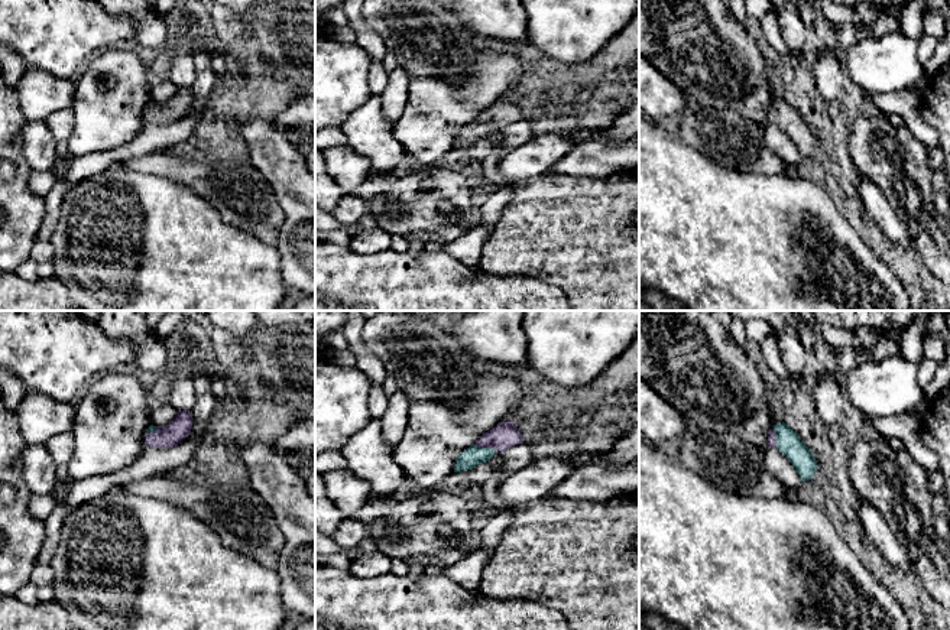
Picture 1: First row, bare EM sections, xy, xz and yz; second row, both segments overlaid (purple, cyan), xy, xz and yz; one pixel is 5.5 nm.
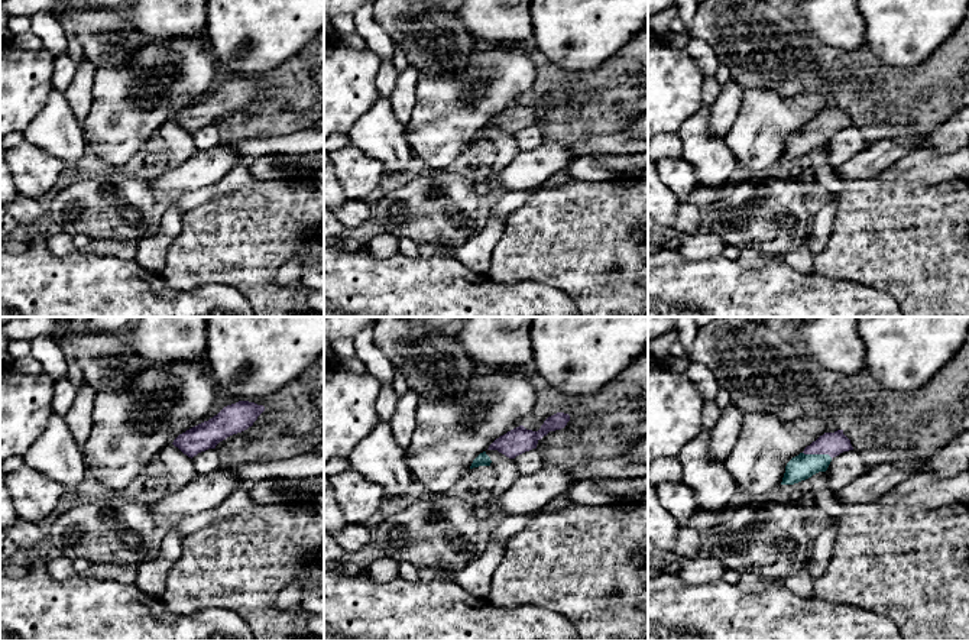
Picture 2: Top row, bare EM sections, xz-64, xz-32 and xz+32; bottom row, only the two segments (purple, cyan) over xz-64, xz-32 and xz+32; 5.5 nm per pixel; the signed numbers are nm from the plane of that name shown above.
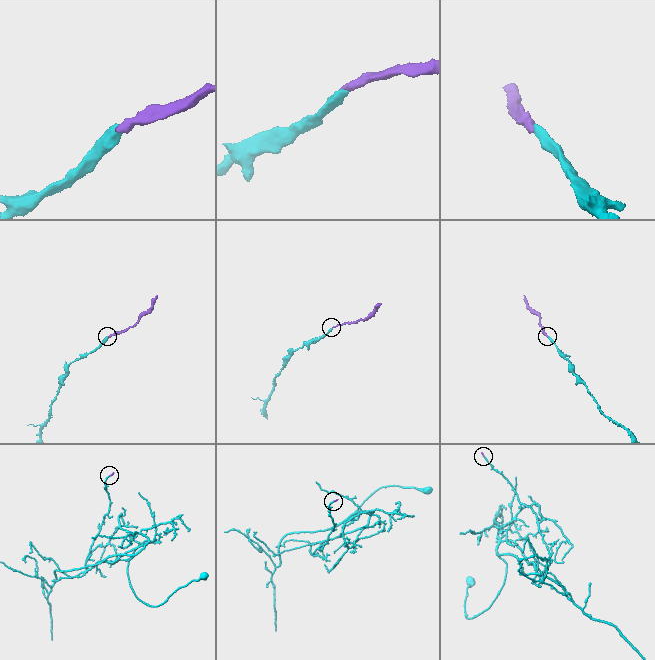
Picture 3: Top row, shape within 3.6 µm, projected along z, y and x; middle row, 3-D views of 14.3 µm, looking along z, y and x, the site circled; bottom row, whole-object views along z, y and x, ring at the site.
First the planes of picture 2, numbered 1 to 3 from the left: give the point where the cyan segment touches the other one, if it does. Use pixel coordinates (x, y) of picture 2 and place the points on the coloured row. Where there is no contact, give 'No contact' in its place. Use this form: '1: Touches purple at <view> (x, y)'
1: No contact
2: No contact
3: Touches purple at xz+32 (817, 453)

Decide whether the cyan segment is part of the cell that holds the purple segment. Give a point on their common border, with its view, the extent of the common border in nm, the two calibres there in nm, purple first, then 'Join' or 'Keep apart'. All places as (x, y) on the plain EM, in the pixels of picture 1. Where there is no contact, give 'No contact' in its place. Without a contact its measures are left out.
Touches purple at xz (486, 123). Shared border 130 nm. Thickness 150 nm (purple) against 110 nm. Join

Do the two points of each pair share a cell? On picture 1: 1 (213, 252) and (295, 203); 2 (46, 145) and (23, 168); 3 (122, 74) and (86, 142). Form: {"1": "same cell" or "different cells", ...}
{"1": "different cells", "2": "different cells", "3": "same cell"}

